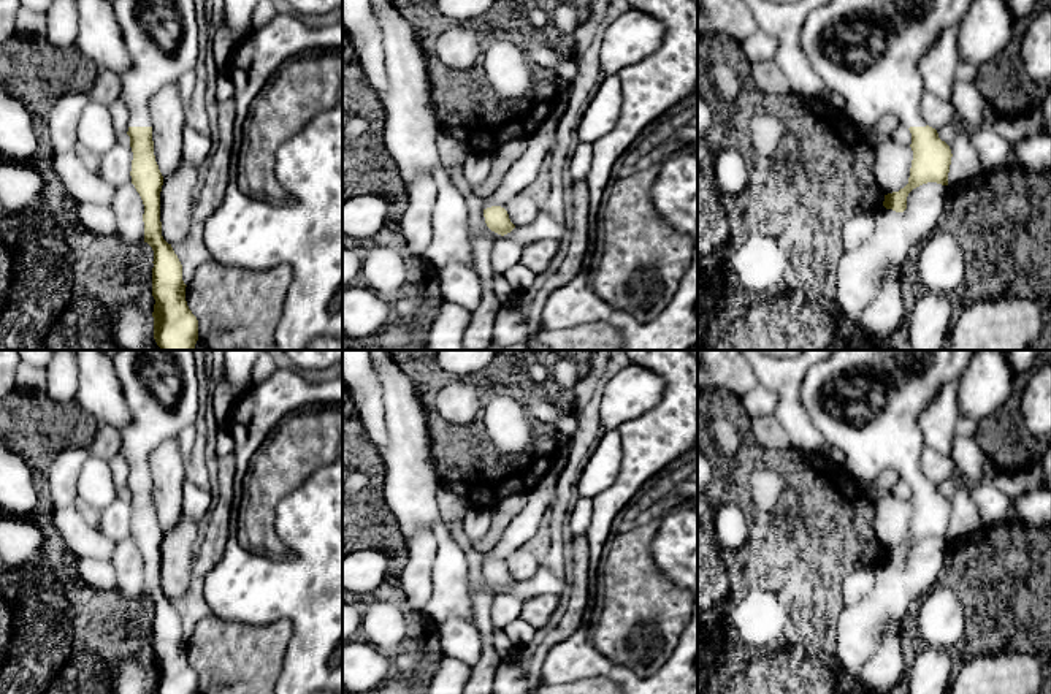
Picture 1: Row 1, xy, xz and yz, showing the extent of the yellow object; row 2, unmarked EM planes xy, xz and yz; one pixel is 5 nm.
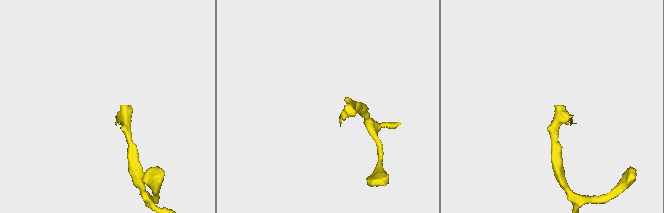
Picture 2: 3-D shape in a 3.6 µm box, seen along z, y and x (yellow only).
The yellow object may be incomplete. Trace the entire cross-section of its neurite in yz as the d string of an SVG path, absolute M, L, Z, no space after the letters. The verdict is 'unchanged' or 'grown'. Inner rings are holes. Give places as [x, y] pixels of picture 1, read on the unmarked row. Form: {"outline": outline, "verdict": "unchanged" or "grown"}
{"outline": "M832 350L805 374L801 388L802 406L818 433L845 455L843 469L853 482L870 493L870 501L886 498L880 485L885 471L896 471L912 488L913 515L908 539L885 550L883 561L896 567L907 564L908 548L927 537L948 540L951 504L938 493L919 467L924 447L919 426L921 410L942 385L957 379L975 350Z", "verdict": "grown"}

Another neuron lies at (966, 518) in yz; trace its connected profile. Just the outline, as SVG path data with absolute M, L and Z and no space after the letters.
M957 466L950 477L957 482L957 493L950 501L953 512L948 528L948 542L954 542L983 528L978 507L973 501L973 490L964 486L965 477L967 475Z

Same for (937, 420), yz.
M959 379L942 385L935 398L921 410L919 426L926 447L953 458L957 418Z

